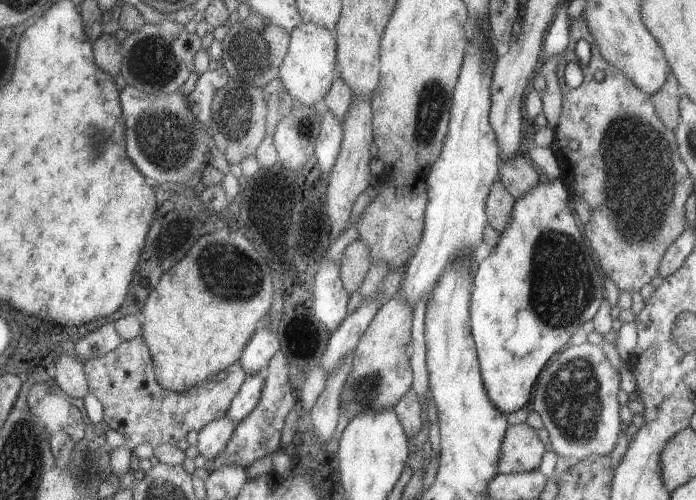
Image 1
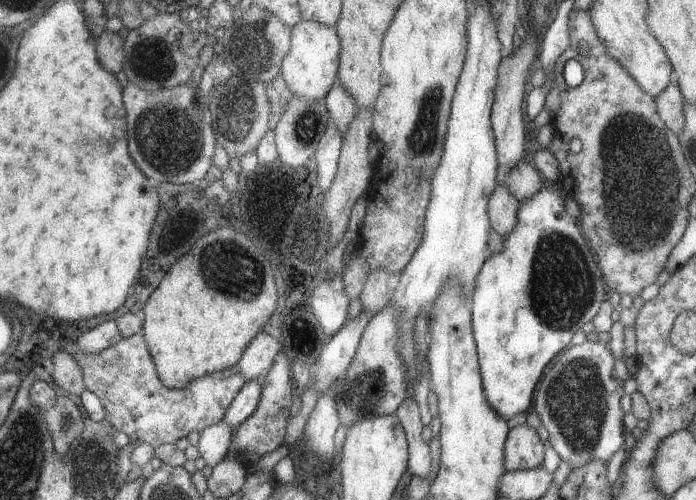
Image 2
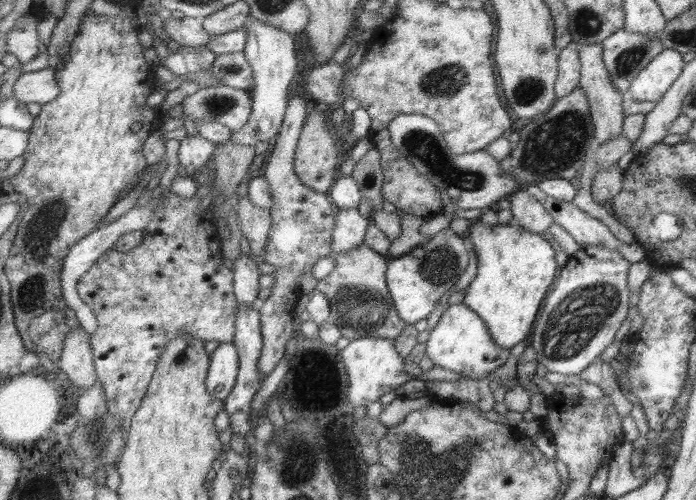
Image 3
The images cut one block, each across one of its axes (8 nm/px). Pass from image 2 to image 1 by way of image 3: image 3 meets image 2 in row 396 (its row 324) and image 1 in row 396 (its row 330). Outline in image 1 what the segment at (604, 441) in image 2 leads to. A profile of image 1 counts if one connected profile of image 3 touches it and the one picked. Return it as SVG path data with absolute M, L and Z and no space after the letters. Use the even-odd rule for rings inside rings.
M594 338L580 345L568 344L541 367L533 386L531 408L539 414L557 456L574 463L584 456L601 456L613 450L621 422L617 415L618 390L619 374L603 355L600 341Z

